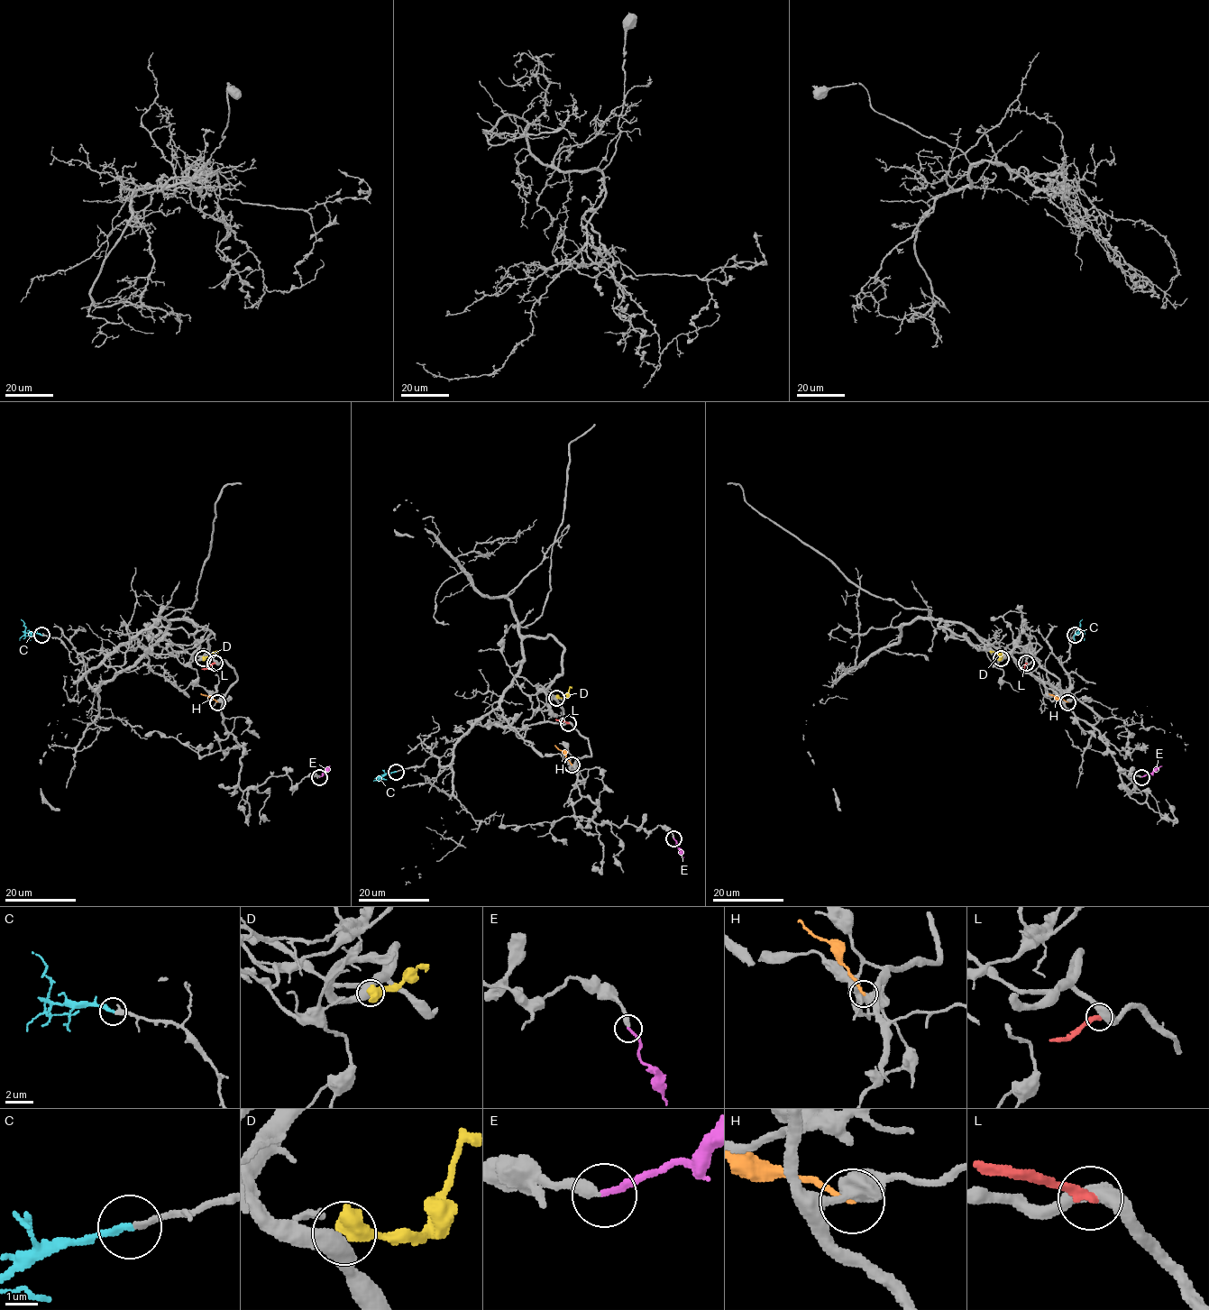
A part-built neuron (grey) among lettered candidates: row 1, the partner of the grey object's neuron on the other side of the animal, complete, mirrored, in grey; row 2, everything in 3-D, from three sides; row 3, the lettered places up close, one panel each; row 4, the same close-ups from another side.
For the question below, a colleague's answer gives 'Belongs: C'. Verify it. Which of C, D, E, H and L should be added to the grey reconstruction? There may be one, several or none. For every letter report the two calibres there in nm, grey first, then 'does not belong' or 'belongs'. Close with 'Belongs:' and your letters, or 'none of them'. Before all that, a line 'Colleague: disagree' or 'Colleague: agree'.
Colleague: agree
C: 240/240 nm | belongs
D: 550/750 nm | does not belong
E: 360/190 nm | does not belong
H: 650/180 nm | does not belong
L: 500/320 nm | does not belong
Belongs: C

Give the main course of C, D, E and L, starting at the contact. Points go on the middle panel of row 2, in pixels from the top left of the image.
C: (395, 772), (375, 779)
D: (556, 698), (565, 698), (572, 686)
E: (673, 838), (683, 858)
L: (568, 723), (555, 719)

